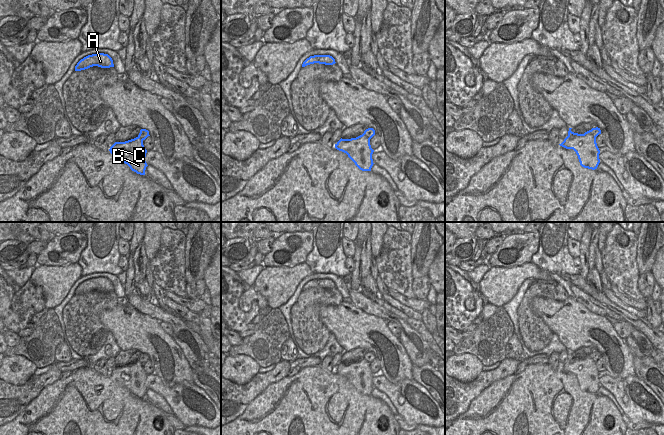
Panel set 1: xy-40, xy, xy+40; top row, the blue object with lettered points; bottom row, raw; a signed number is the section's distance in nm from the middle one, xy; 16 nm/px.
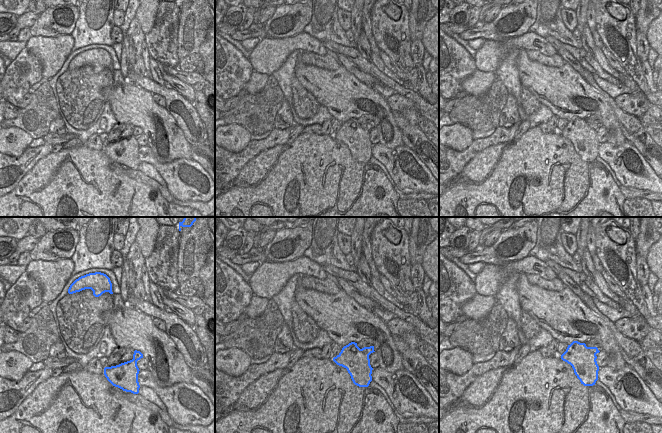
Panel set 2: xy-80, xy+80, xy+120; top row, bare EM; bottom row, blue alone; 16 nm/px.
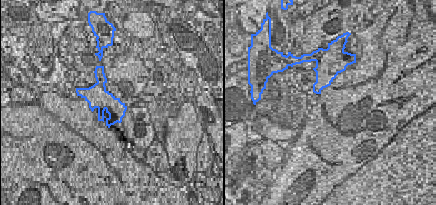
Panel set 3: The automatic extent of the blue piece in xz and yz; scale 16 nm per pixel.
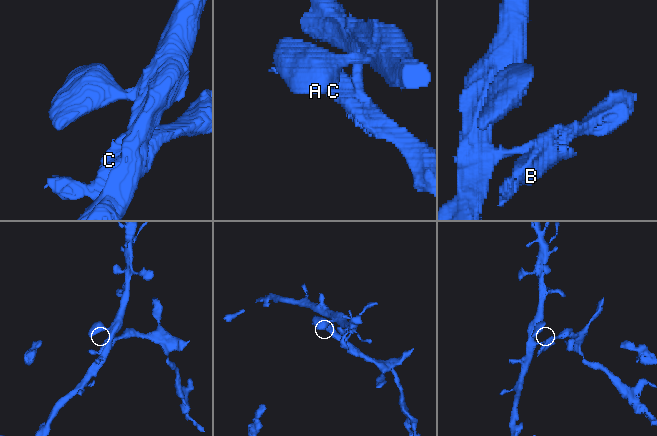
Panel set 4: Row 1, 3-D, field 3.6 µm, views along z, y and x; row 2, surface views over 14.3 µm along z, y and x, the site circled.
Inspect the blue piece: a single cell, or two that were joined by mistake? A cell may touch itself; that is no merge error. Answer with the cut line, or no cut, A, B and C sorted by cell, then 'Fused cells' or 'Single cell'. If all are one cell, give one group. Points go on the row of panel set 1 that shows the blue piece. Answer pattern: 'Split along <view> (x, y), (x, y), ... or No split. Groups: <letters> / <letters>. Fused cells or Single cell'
Split along xy (363, 133), (368, 133), (372, 136). Groups: A / B C. Fused cells

